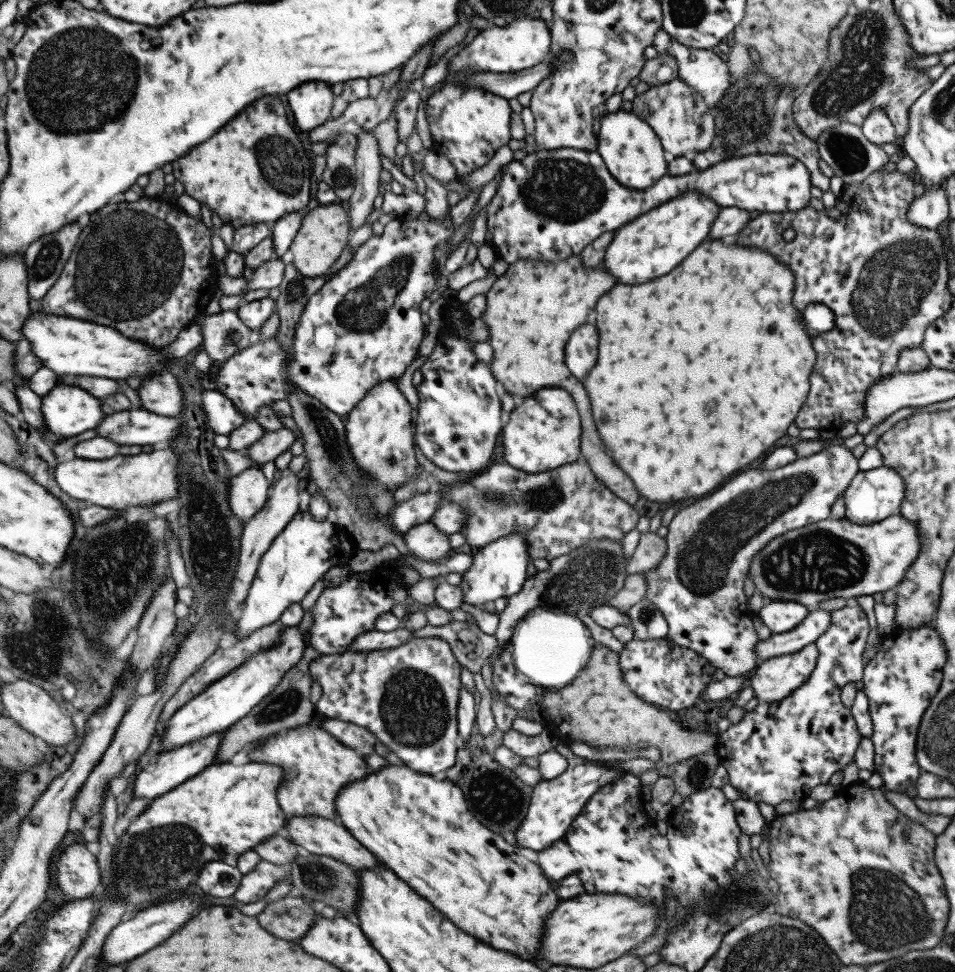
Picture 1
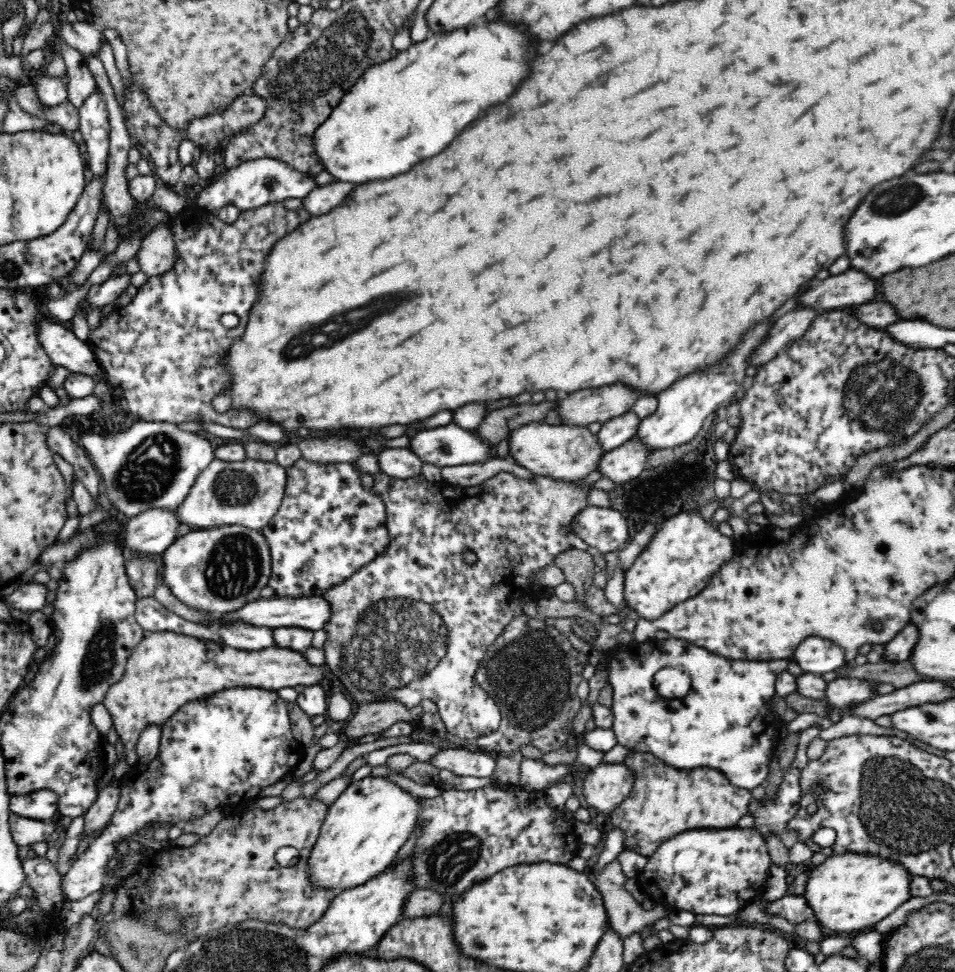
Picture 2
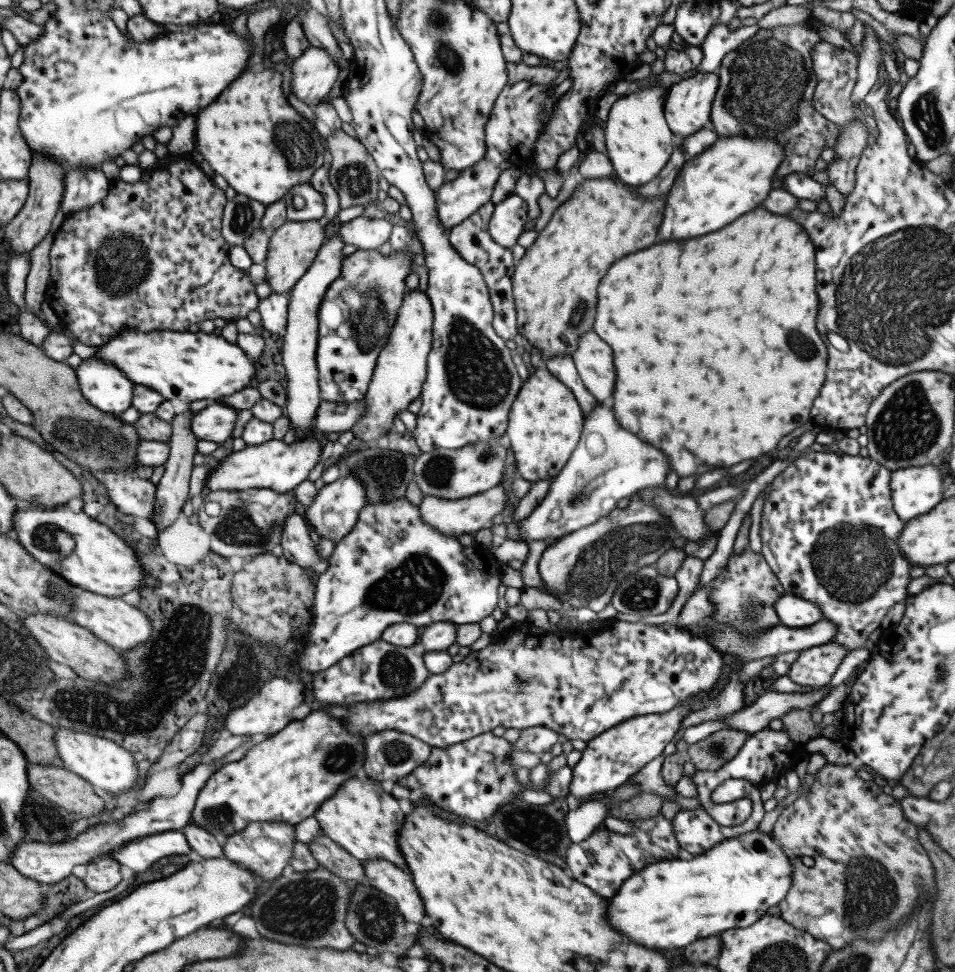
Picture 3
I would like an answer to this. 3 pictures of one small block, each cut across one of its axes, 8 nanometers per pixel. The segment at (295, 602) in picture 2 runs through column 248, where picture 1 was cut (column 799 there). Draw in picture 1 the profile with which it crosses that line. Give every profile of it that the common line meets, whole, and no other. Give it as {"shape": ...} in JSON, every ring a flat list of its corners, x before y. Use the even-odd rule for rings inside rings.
{"shape":[[768,601,758,616,774,634,782,634,795,629,809,613,810,609,799,602]]}

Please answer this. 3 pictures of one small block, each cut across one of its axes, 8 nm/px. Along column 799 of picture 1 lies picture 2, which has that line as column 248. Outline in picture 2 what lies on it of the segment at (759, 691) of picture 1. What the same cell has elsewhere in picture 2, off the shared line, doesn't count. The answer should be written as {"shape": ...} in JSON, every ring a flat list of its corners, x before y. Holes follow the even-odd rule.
{"shape":[[147,632,140,644,132,650,132,656,127,660,125,673,120,682,113,684,107,691,105,700,102,702,112,716,113,726,120,737,120,742,124,744,126,761,137,765,138,758,136,746,140,739,140,734,144,732,146,726,155,724,162,726,168,721,176,711,182,706,188,705,193,701,205,700,212,695,220,693,222,690,252,687,254,689,266,689,278,691,281,688,293,687,298,685,305,687,318,685,323,679,323,671,326,669,320,666,308,664,306,659,301,656,301,652,290,650,289,648,280,648,279,646,270,646,264,650,240,650,228,646,224,642,216,640,206,640,178,634,176,632],[213,648,217,655,214,658,208,656,208,652]]}

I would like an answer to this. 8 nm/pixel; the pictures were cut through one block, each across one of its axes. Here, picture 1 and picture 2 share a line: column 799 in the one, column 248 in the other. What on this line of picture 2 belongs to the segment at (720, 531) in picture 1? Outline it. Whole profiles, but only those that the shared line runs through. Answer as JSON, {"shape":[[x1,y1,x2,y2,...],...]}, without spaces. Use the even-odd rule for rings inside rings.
{"shape":[[248,457,242,461,225,462,215,458,194,481,175,513,180,524,190,524,195,529,208,530,237,524,261,531,280,510,286,480,286,467,275,462]]}

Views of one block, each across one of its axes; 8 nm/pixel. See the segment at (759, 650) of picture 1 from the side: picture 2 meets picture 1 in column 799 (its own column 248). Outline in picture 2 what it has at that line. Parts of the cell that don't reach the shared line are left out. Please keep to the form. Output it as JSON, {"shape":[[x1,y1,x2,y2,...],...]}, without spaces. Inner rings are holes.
{"shape":[[222,622,218,627,218,633,222,637,222,642,240,650,264,650,276,645,273,629,260,628,245,622,236,622,236,624]]}

